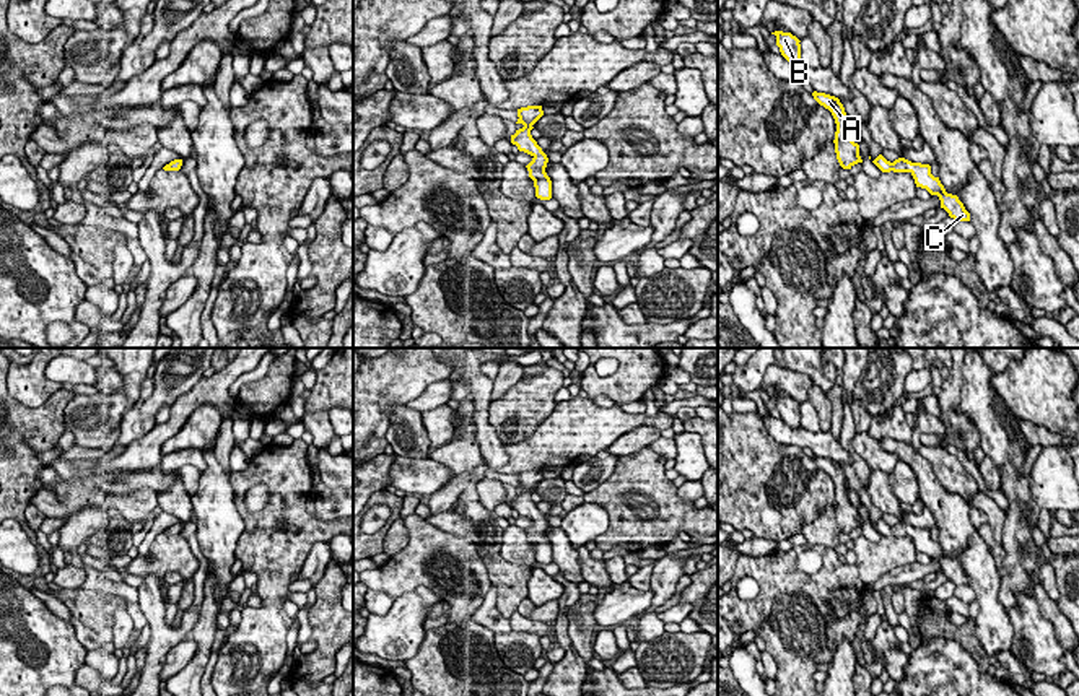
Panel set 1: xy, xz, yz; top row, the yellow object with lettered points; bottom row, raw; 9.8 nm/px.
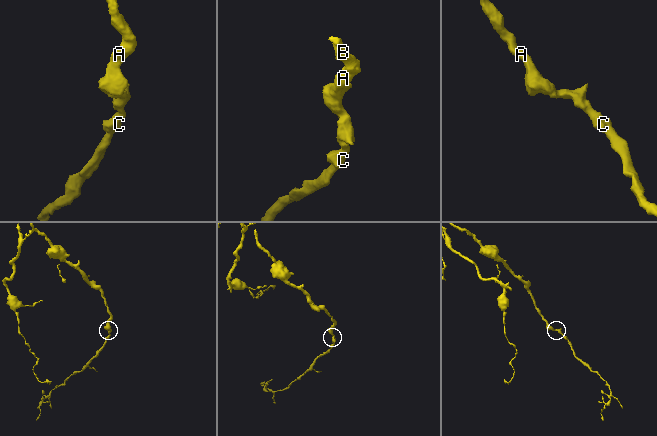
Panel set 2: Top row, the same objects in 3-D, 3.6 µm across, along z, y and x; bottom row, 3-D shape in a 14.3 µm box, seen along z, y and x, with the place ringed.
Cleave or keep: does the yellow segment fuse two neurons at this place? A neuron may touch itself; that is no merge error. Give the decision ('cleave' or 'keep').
keep

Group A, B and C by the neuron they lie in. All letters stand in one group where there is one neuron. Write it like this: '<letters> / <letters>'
A B C

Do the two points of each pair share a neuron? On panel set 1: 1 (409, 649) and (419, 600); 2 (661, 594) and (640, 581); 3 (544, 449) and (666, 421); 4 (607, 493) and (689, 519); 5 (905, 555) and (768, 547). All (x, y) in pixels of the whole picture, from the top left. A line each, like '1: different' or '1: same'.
1: same
2: different
3: same
4: same
5: different

